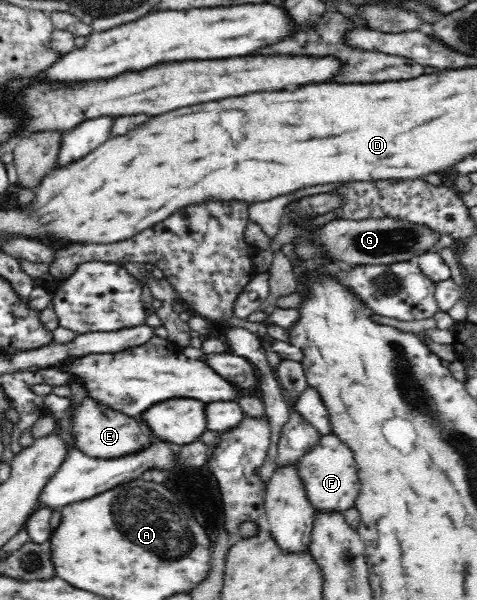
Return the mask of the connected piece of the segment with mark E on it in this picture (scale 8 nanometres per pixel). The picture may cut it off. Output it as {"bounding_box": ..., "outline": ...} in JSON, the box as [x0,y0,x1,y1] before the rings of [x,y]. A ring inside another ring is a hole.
{"bounding_box":[65,397,160,460],"outline":[[[87,397],[75,411],[72,425],[65,428],[65,433],[72,445],[82,453],[92,458],[106,460],[145,452],[147,449],[158,445],[160,441],[142,421],[116,413],[116,411]]]}

